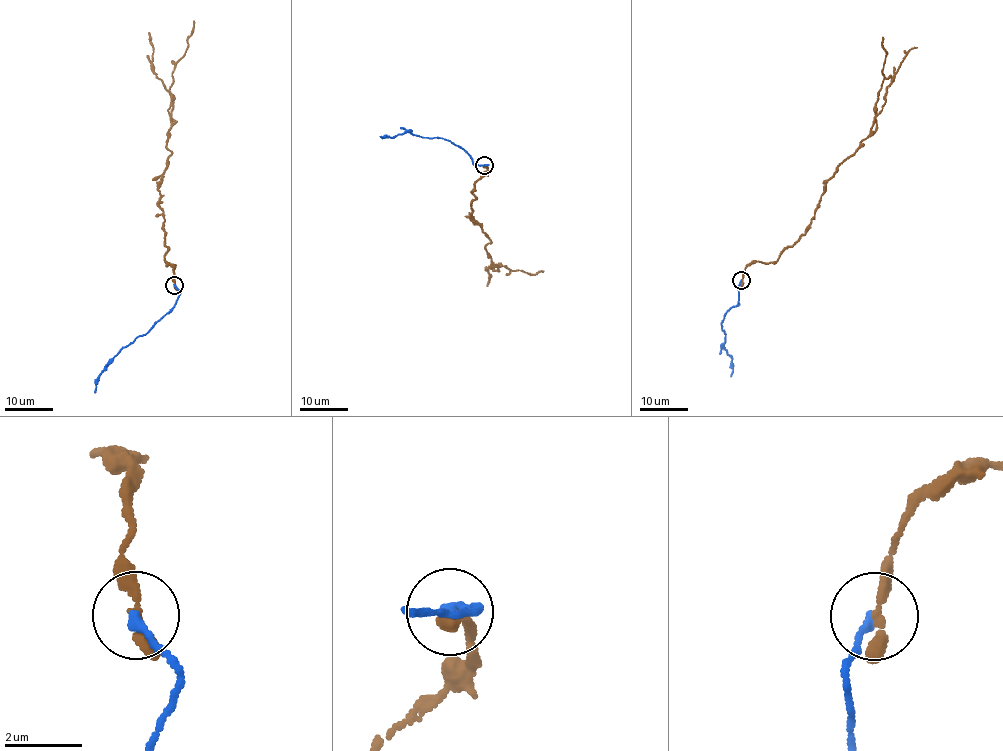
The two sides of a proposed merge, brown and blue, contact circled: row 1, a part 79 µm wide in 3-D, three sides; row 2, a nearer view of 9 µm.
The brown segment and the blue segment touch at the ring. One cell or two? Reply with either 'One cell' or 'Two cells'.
One cell

